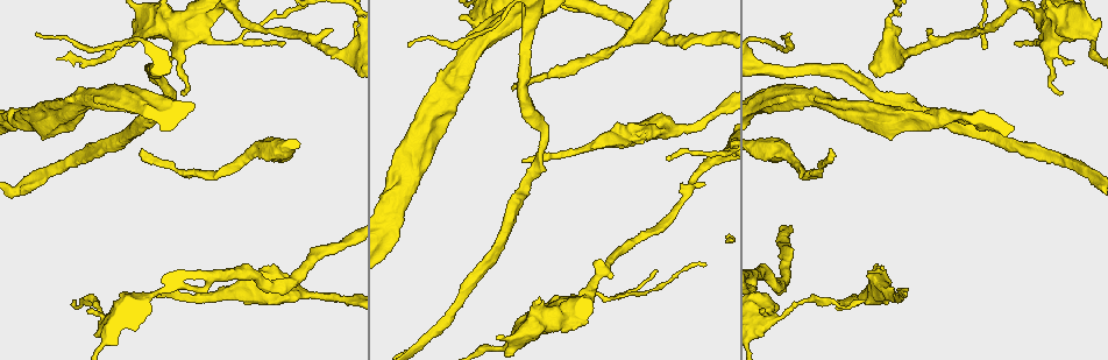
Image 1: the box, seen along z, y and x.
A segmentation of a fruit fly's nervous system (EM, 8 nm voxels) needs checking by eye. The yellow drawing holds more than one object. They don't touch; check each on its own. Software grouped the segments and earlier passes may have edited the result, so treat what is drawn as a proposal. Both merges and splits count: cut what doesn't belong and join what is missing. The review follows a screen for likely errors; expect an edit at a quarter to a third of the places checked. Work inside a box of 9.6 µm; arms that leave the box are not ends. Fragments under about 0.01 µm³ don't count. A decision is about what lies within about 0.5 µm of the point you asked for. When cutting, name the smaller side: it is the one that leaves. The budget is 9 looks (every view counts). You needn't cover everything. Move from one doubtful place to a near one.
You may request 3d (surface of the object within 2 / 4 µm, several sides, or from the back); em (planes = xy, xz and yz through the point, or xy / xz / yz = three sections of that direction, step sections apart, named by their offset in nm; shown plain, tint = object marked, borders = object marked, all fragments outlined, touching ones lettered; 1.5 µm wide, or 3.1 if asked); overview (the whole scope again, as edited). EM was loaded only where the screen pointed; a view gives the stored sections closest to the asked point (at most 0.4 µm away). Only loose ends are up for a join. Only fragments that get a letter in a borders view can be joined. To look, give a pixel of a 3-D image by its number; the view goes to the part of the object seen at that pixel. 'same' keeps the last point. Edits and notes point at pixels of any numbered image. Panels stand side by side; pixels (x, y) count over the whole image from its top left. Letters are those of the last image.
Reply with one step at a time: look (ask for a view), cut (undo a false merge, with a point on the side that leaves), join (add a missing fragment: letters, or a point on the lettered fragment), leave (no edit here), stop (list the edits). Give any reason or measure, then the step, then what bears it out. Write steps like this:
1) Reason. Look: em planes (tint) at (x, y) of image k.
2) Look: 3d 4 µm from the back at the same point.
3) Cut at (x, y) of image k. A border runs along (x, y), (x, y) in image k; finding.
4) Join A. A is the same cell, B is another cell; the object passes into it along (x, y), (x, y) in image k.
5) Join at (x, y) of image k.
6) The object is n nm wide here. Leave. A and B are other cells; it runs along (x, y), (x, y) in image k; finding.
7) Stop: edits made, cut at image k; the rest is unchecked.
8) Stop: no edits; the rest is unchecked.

Calibre changes. Look: em yz step 8 (tint) at (655, 132) of image 1.

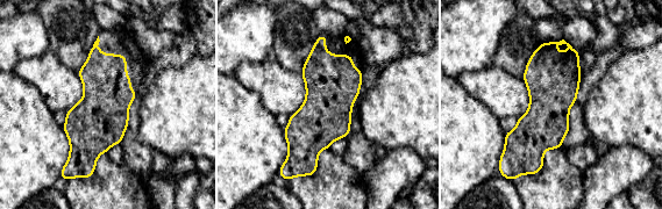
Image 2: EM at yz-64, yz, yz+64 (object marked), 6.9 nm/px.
Cut it another way. Look: em planes (tint) at the same point.

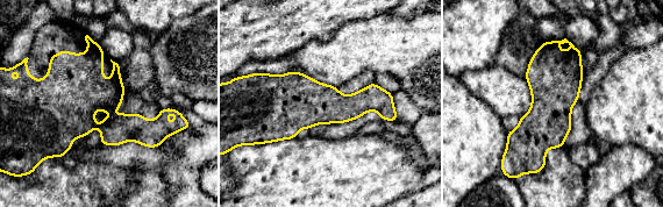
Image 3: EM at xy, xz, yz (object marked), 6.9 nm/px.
What lies round it. Look: em planes (borders) at the same point.

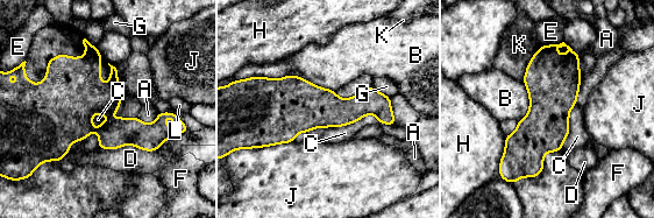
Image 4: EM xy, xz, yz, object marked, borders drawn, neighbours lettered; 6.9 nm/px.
The longest contact is with C, 440 nm. Leave. A, B, C, D, E, F, G, H, J, K and L are other cells; a border runs along (123, 93), (83, 141) in image 4; one cell here.

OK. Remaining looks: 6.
Thin end. Look: 3d 2 µm at (150, 291) of image 1.

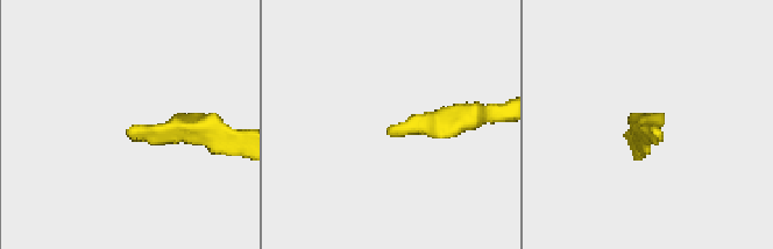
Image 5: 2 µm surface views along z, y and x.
Look: em yz step 8 (tint) at (129, 131) of image 5.

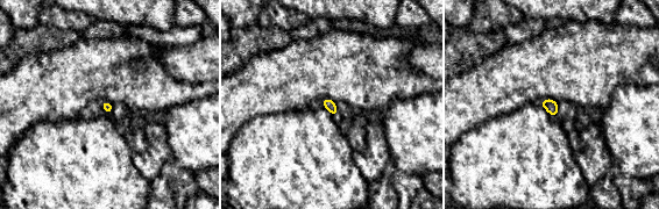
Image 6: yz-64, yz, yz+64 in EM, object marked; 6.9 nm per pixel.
Look: em planes (borders) at the same point.

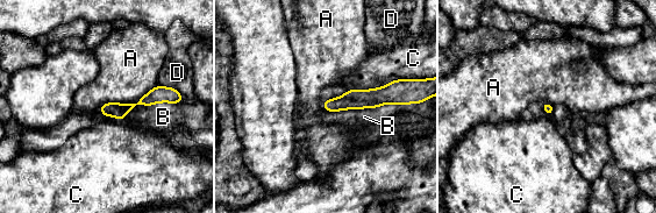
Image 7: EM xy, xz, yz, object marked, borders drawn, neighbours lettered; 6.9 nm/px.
The longest contact is with B, 480 nm. Leave. A, B, C and D are other cells; a border runs along (157, 85), (135, 101), (98, 107) in image 7; no lettered fragment goes on from it.

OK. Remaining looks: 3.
Free end. Look: em planes (plain) at (182, 93) of image 1.

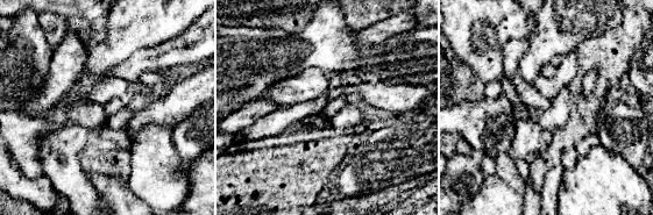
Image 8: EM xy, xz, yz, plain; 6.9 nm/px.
What lies round it. Look: em planes (borders) at the same point.

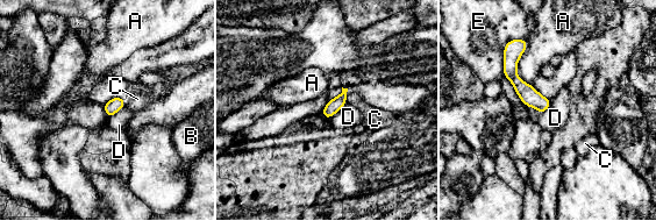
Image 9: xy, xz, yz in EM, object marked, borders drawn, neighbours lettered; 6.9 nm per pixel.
Leave. A, B, C, D and E are other cells; it runs along (508, 56), (510, 73), (542, 108) in image 9; none of them fits.

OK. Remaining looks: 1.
Stop: no edits; the rest is unchecked.

